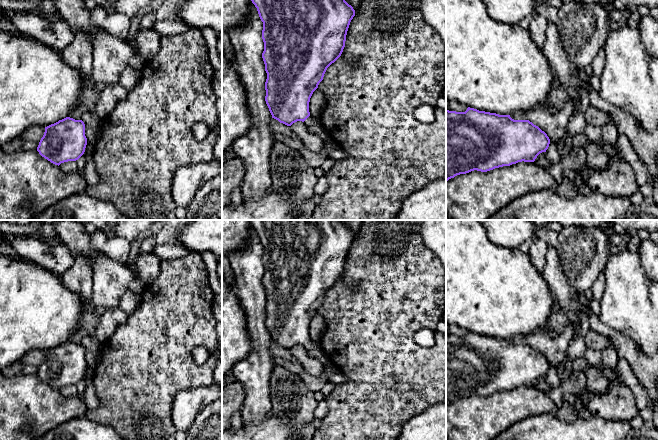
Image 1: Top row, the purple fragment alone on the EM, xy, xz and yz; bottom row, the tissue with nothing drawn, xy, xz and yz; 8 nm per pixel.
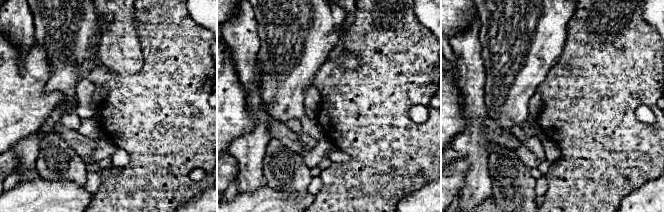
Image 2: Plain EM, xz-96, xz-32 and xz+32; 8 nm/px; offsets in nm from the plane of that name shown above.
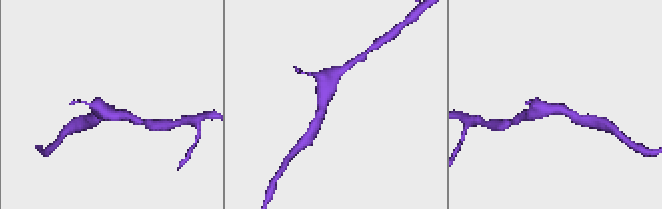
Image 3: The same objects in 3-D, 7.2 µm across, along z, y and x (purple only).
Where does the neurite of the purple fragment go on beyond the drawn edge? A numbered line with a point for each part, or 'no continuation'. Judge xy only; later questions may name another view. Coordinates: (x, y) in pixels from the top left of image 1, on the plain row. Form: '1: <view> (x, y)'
no continuation

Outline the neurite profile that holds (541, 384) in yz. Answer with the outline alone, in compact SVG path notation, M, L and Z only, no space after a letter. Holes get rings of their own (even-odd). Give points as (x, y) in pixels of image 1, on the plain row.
M542 376L540 377L537 382L535 383L535 385L533 386L535 388L537 388L538 390L544 392L544 393L549 393L551 391L551 386L547 383L546 381L546 376Z

